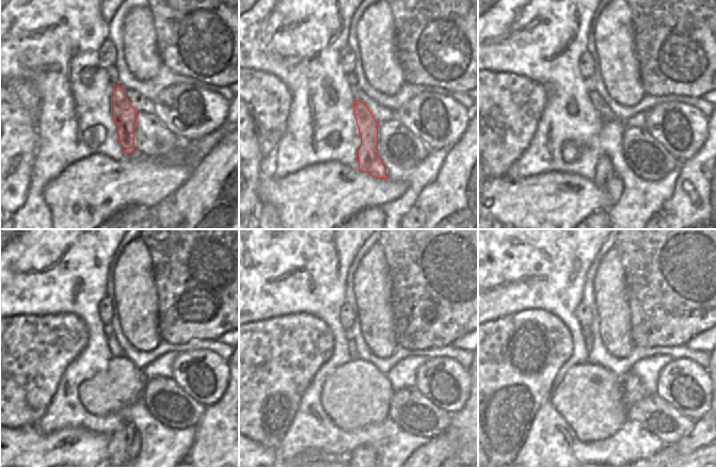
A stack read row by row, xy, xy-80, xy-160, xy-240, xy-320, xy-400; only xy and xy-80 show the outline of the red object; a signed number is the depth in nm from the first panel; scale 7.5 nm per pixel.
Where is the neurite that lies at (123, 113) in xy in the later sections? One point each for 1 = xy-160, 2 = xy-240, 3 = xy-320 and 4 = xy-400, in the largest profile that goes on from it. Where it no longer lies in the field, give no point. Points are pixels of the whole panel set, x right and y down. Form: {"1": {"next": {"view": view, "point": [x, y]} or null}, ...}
{"1": {"next": {"view": "xy-160", "point": [605, 179]}}, "2": {"next": {"view": "xy-240", "point": [125, 445]}}, "3": {"next": {"view": "xy-320", "point": [365, 446]}}, "4": {"next": null}}

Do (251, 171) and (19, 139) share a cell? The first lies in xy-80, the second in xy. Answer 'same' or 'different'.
same

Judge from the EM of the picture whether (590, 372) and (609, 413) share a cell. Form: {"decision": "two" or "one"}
{"decision": "one"}

